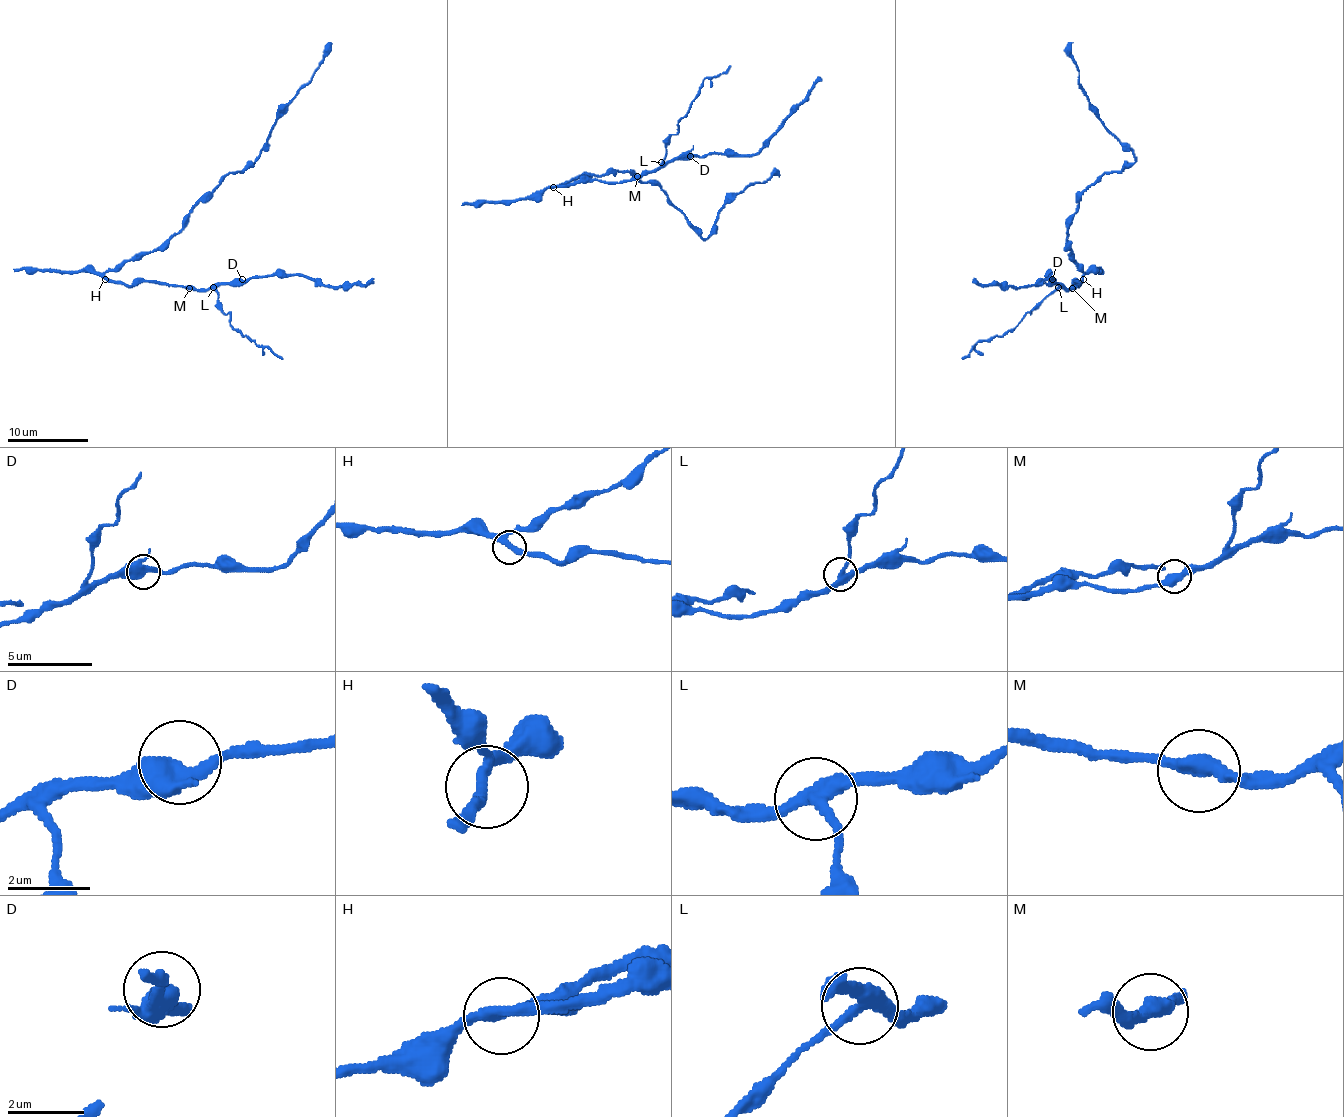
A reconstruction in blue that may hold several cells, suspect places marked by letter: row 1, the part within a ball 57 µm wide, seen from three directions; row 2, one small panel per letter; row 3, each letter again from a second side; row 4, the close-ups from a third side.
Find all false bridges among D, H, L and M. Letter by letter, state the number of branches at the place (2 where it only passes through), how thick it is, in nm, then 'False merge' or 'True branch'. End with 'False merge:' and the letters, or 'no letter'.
D: Branches: 3. Thickness 400 nm. True branch
H: Branches: 3. Thickness 240 nm. True branch
L: Branches: 3. Thickness 300 nm. False merge
M: Branches: 2. Thickness 400 nm. True branch
False merge: L

